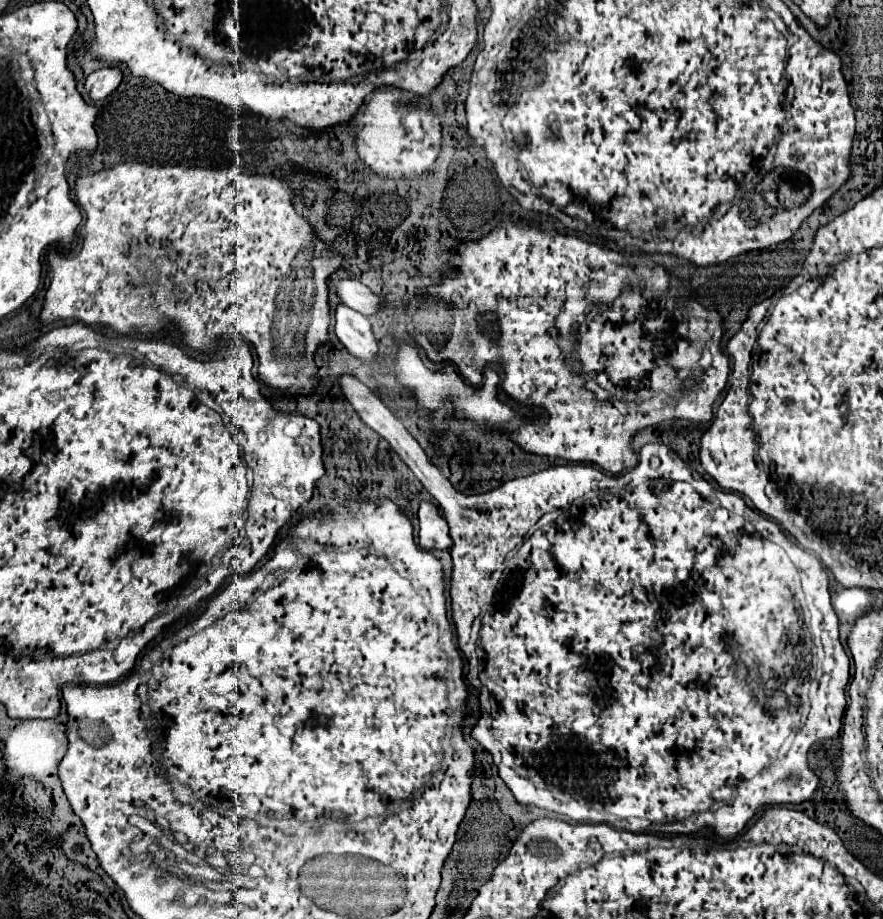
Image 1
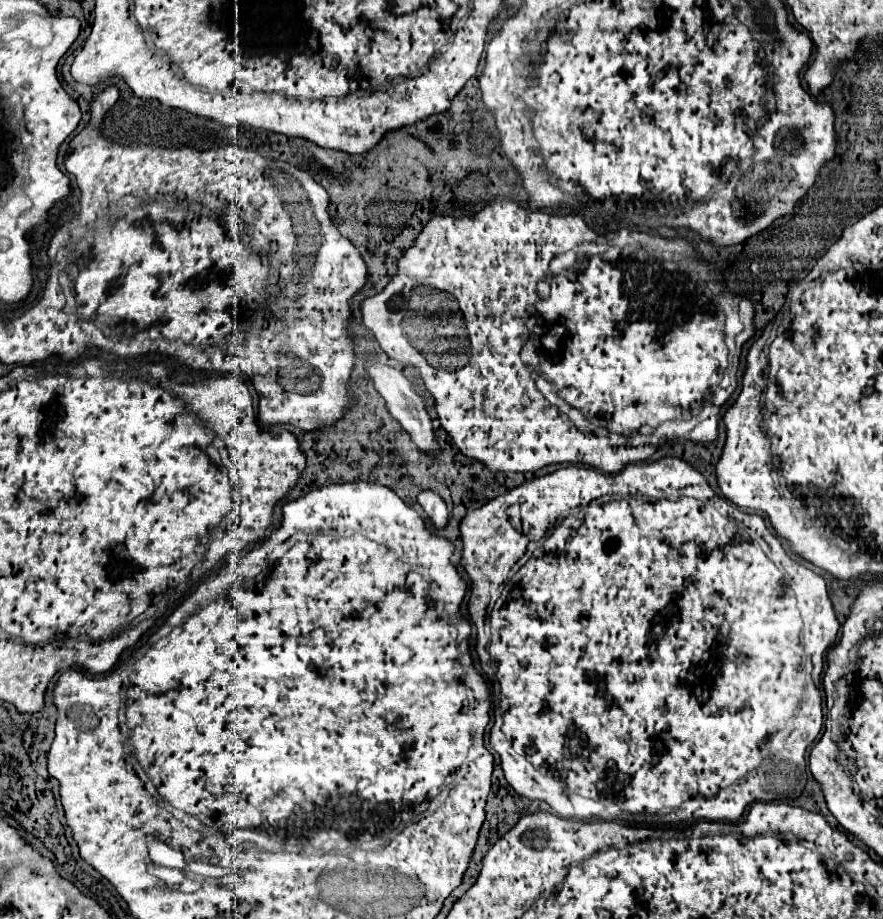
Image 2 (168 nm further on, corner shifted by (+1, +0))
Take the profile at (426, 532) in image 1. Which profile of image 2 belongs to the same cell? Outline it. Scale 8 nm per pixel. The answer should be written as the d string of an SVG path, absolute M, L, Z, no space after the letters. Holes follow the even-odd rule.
M432 490L420 492L418 494L418 504L432 518L432 522L434 522L436 528L444 528L446 526L446 522L448 522L448 510L446 510L444 500L436 492L432 492Z

